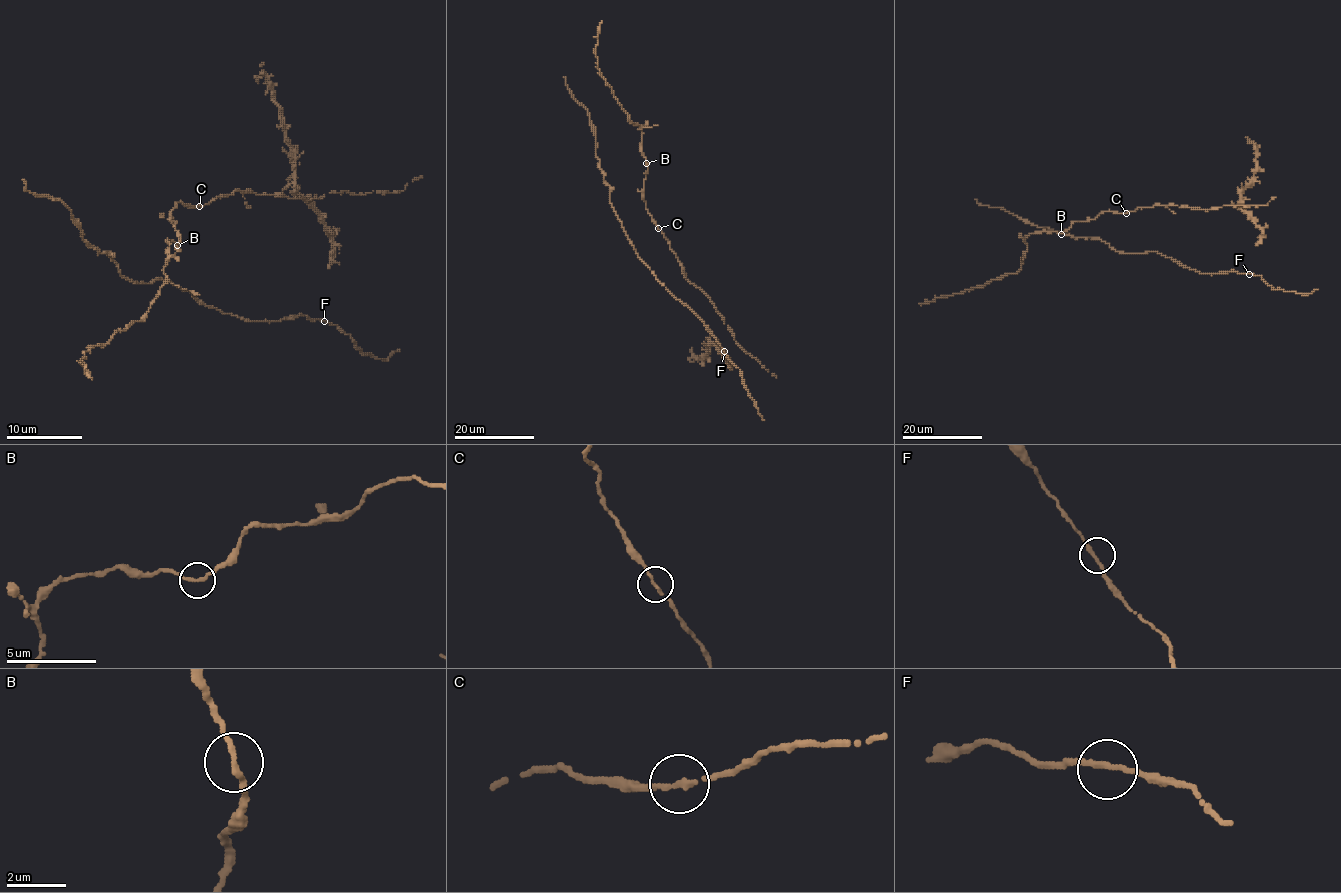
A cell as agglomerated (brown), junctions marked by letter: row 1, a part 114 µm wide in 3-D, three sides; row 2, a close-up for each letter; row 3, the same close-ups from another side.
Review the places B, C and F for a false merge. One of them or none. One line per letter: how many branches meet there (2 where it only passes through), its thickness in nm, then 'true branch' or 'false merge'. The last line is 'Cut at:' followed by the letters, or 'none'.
B: 2 branches meet; 200 nm thick; true branch
C: 2 branches meet; 200 nm thick; true branch
F: 2 branches meet; 200 nm thick; true branch
Cut at: none

